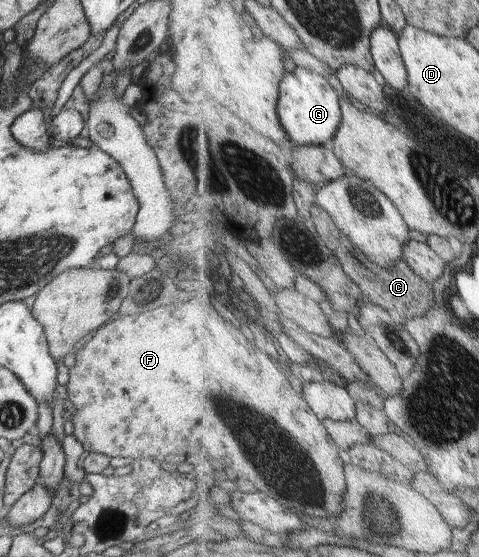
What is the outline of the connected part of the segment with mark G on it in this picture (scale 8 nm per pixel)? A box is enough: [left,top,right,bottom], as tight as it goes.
[278,65,343,150]

